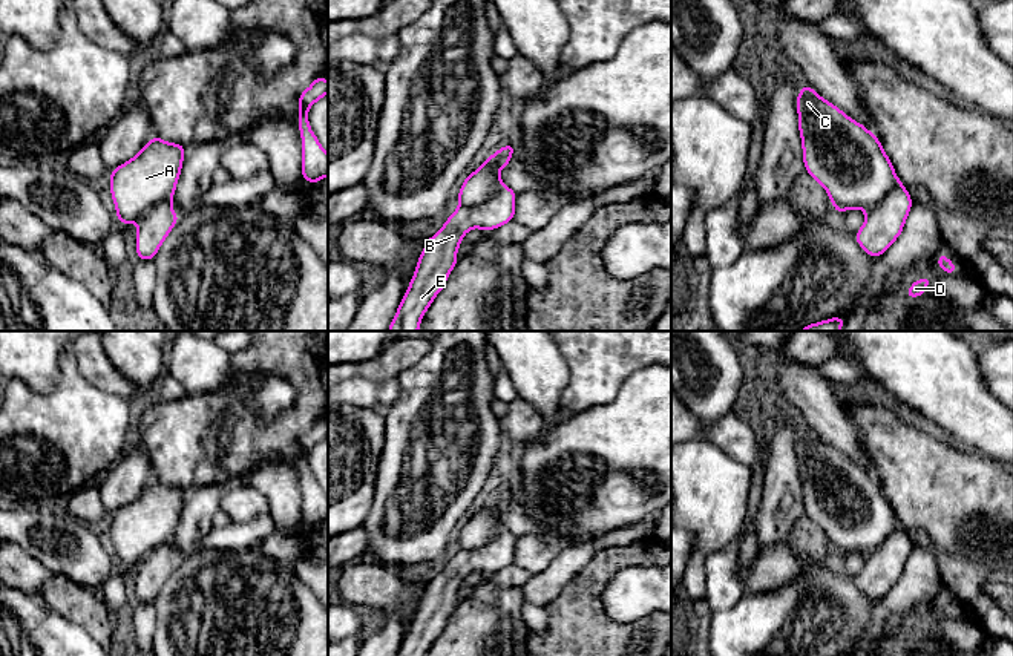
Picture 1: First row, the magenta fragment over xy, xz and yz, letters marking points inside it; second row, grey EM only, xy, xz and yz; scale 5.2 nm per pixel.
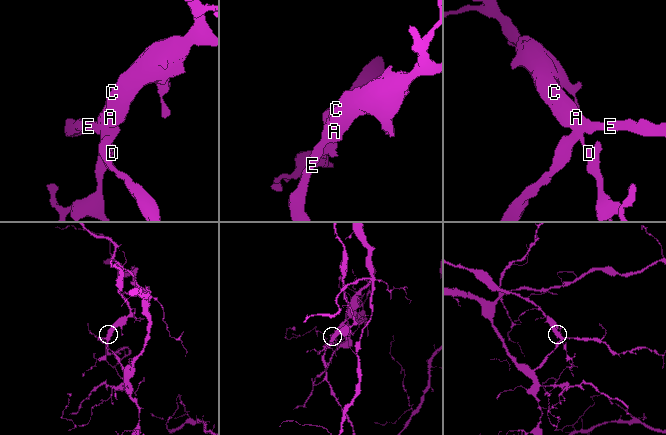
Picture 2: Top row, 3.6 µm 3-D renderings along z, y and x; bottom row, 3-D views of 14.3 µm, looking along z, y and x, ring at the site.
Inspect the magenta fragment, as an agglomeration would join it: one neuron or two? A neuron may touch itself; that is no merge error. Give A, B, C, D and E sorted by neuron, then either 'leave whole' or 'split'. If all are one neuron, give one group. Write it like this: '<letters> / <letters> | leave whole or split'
A C D / B E | split

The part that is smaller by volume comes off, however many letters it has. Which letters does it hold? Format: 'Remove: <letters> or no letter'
Remove: A, C, D

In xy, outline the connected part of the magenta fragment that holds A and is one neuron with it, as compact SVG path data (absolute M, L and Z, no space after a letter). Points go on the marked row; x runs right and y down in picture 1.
M153 135L138 155L109 173L118 222L138 222L152 207L173 199L185 149Z

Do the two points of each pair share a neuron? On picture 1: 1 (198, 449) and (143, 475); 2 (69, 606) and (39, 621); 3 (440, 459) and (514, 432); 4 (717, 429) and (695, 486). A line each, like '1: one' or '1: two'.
1: two
2: two
3: two
4: two

